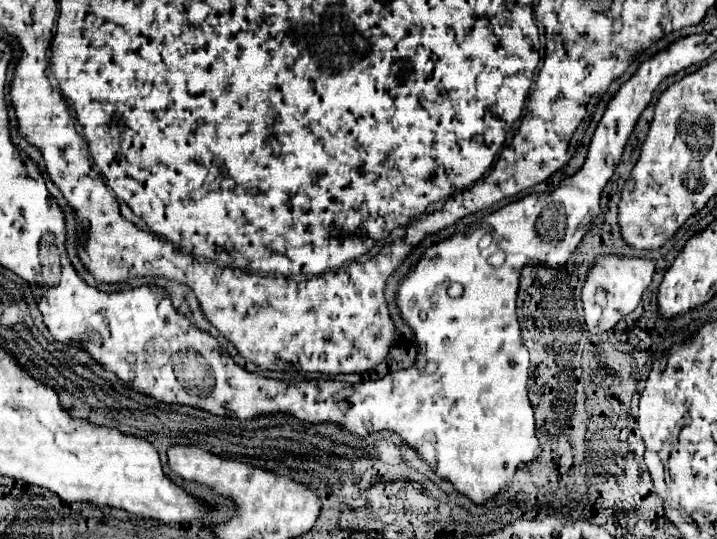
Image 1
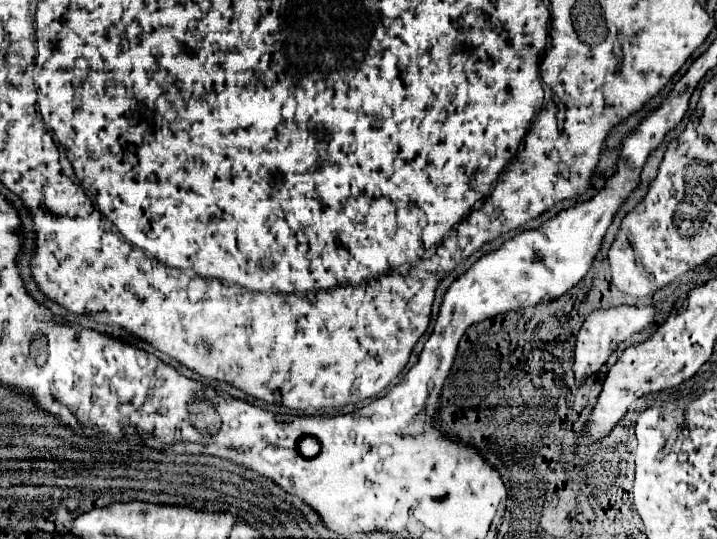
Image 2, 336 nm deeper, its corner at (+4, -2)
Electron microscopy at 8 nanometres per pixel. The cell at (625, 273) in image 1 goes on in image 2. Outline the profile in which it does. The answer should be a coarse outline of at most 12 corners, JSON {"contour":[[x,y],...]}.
{"contour":[[620,305],[590,313],[578,333],[576,381],[598,373],[654,309]]}

